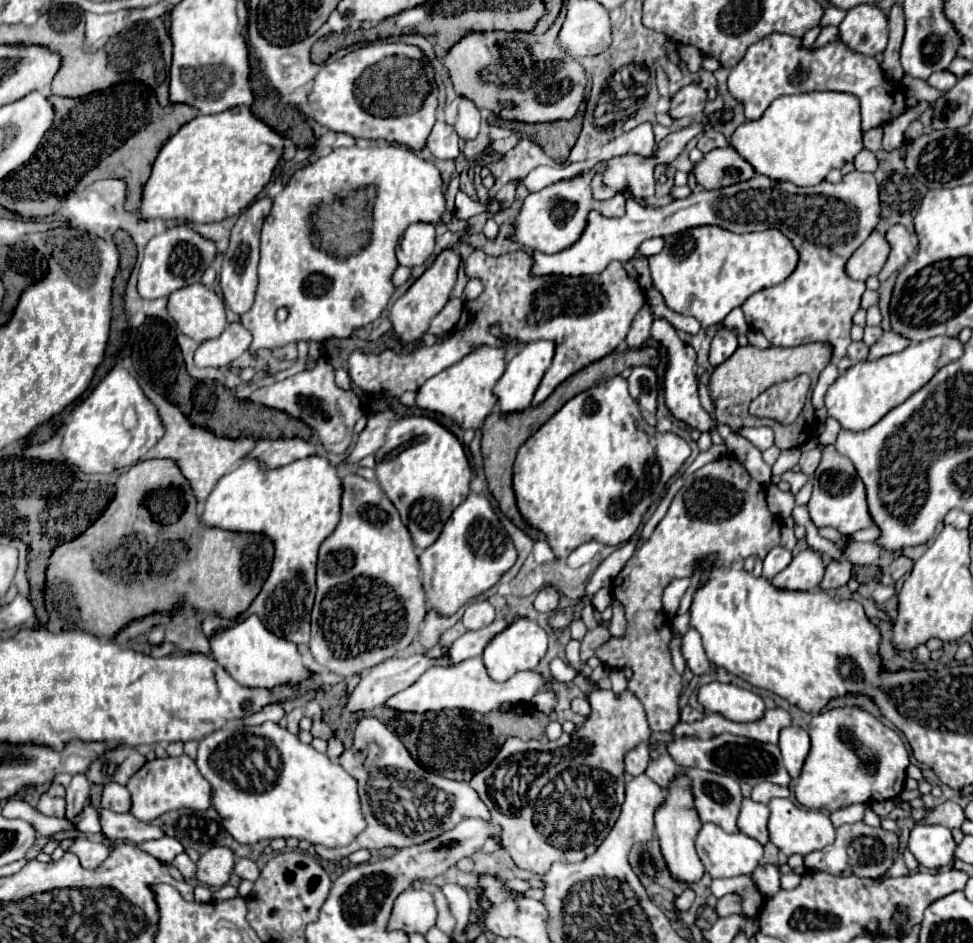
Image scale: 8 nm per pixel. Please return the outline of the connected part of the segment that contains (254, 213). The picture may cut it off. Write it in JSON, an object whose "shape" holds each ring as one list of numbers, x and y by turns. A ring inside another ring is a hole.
{"shape":[[263,197,257,199,253,205,249,205,239,221,235,223,233,231,231,231,231,241,229,241,229,249,225,251,225,259,223,259,223,269,221,269,221,289,223,289,223,299,227,303,227,307,239,315,247,313,253,307,255,301,255,291,257,291,257,267,259,267,259,235,261,235,261,225,263,219,271,213,271,197]]}

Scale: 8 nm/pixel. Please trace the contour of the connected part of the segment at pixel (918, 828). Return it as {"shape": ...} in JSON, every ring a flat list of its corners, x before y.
{"shape":[[915,825,909,837,909,851,927,869,947,869,953,863,955,841,943,825]]}

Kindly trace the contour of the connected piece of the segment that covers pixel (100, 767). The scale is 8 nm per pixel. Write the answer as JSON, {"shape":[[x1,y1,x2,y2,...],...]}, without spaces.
{"shape":[[123,743,111,745,103,755,99,755,99,759,95,759,95,763,91,763,87,777,97,785,111,781,125,785,129,777,145,765,145,761,145,755,141,755,135,747,127,747]]}

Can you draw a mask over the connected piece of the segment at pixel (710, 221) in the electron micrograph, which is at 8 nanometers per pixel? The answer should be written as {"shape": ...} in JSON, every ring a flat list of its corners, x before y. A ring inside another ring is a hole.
{"shape":[[853,171,847,173,839,183,829,183,821,181,811,187,795,187,793,183,787,181,775,181,765,175,755,175,749,181,735,183,731,187,715,189,715,191,693,191,685,199,677,199,671,205,665,207,643,207,637,203,631,195,631,191,623,191,627,197,627,213,619,219,607,219,599,213,589,213,589,223,581,239,571,245,569,249,555,253,555,255,545,255,545,253,531,253,533,265,531,273,535,277,543,275,571,275,571,277,581,277,581,275,595,275,601,273,611,261,627,261,635,255,639,245,645,239,651,237,669,237,673,233,691,229,691,227,701,227,701,225,717,225,721,229,733,231,733,233,753,233,753,231,765,231,765,229,779,229,787,239,791,239,793,247,799,253,799,263,795,271,779,285,761,289,747,297,747,301,741,305,745,313,745,321,749,327,761,331,771,345,779,347,795,347,801,343,811,343,811,341,825,341,833,345,833,357,841,359,851,343,851,327,853,327,853,315,861,307,861,295,865,293,865,281,853,281,845,273,847,259,859,249,859,245,869,237,869,233,877,227,881,219,881,201,879,201,879,185,873,177,873,173,861,173]]}

